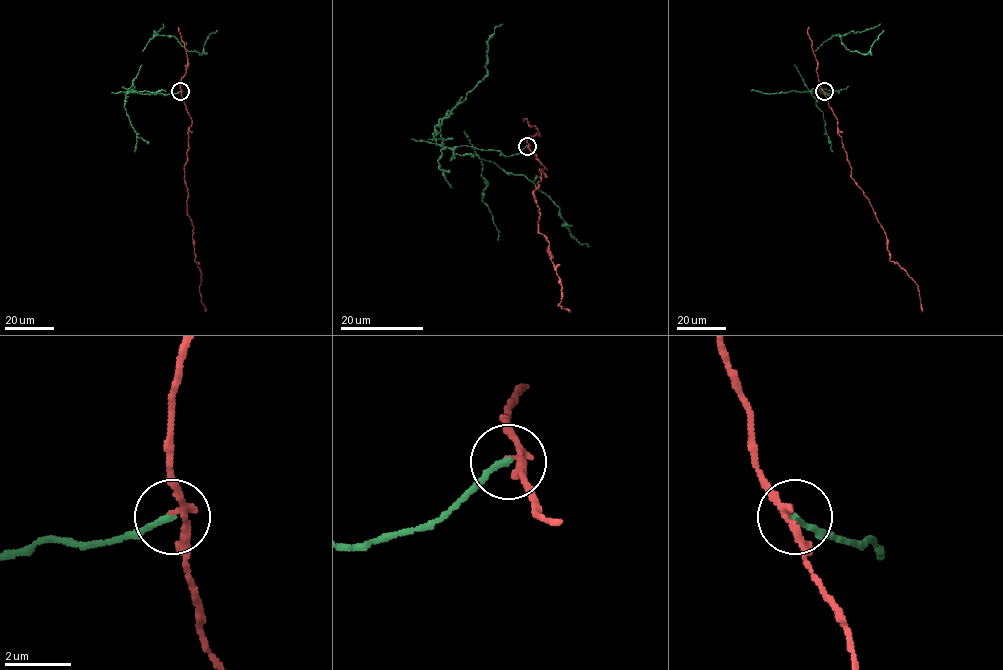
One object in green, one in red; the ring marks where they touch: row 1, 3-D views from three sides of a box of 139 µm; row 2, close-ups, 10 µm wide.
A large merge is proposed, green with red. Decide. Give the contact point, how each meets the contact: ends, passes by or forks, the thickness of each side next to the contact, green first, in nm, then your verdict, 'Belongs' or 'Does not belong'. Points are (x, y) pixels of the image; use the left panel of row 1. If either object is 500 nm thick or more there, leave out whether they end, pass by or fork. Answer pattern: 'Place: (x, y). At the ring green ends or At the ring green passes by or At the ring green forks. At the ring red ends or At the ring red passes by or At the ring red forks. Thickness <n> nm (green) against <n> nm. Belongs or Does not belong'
Place: (180, 91). At the ring green ends. At the ring red passes by. Thickness 170 nm (green) against 170 nm. Does not belong

